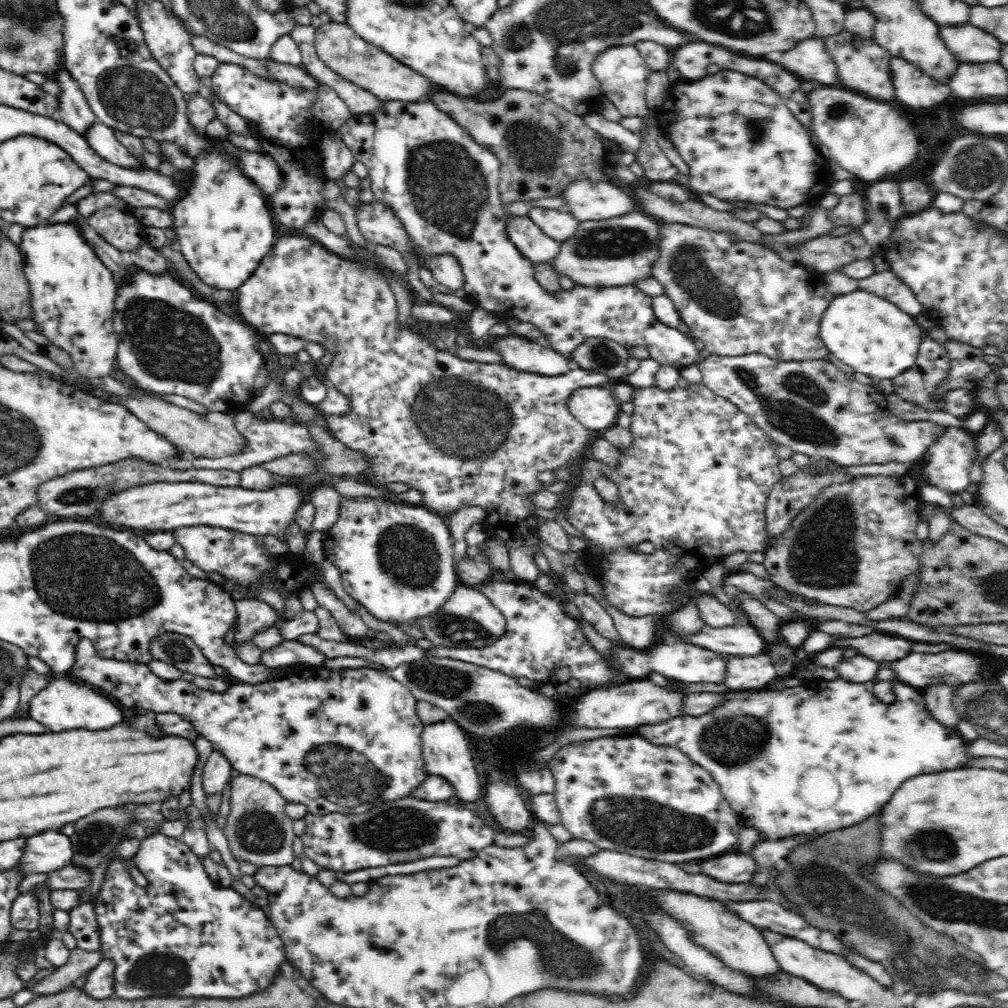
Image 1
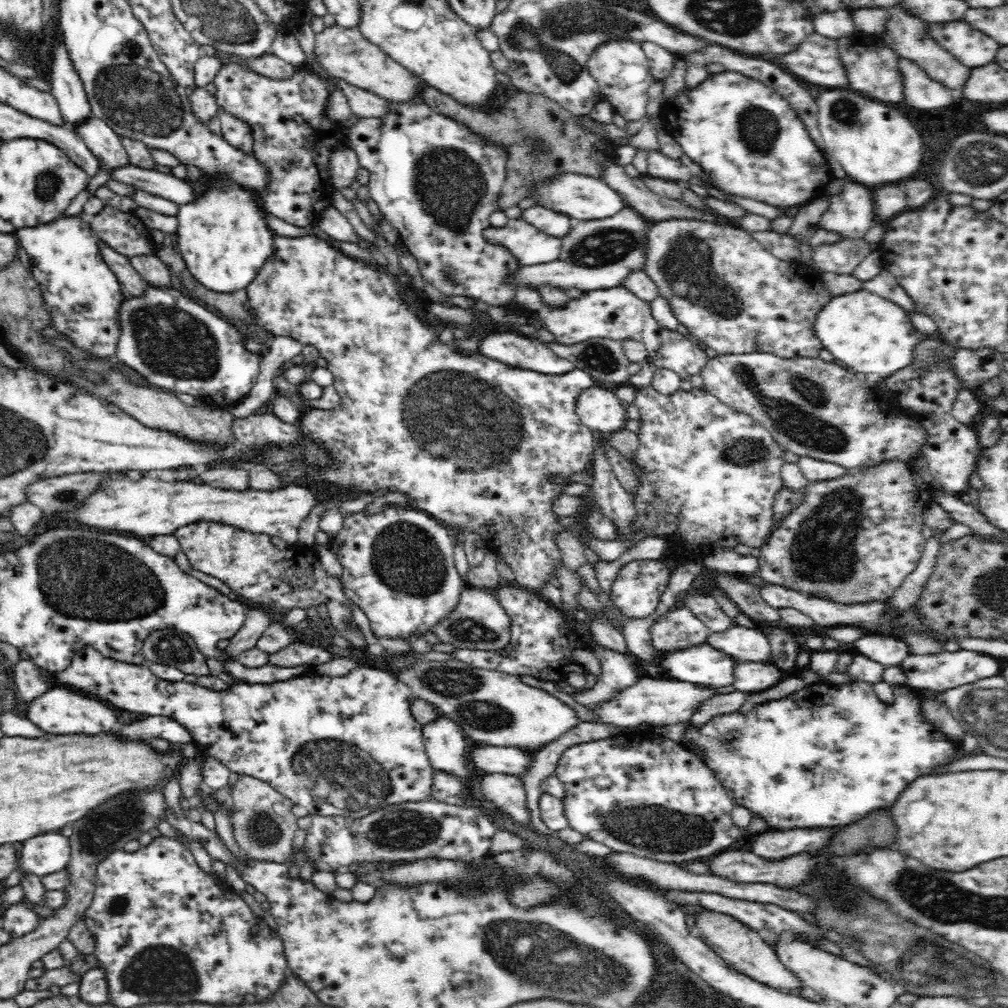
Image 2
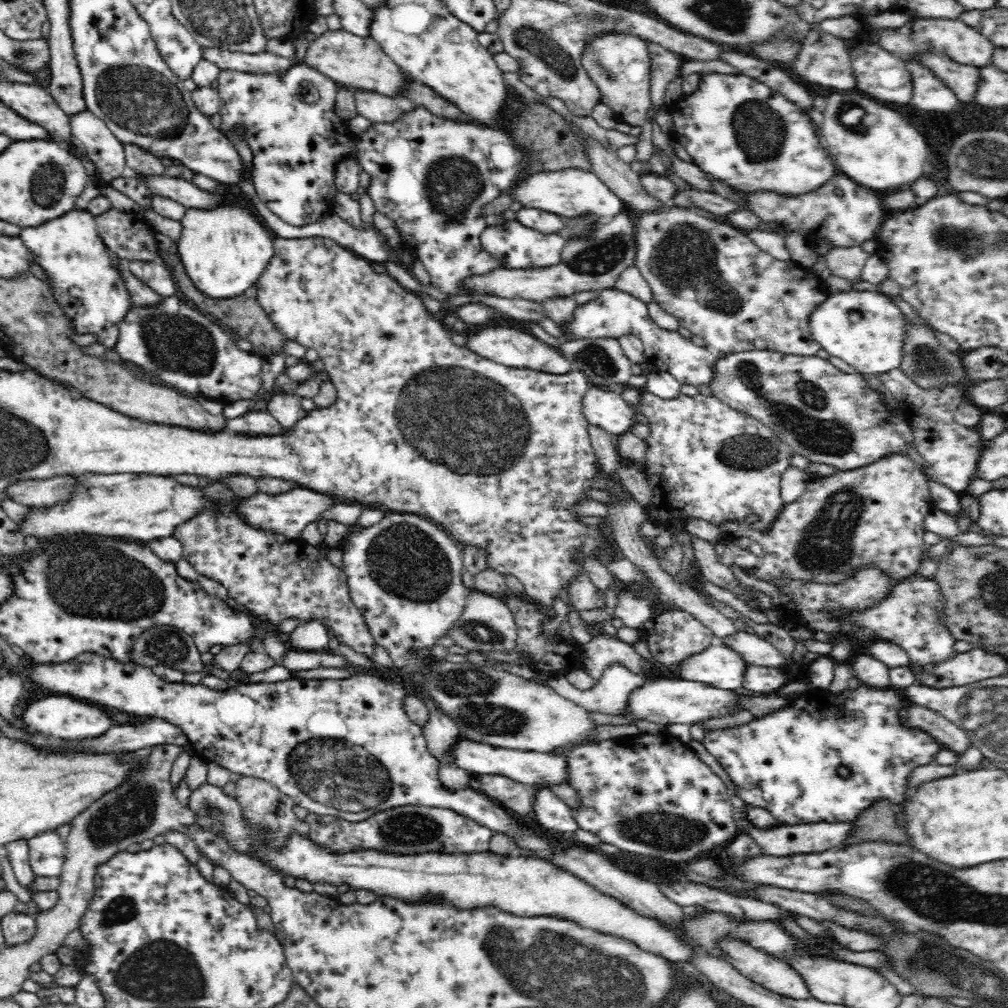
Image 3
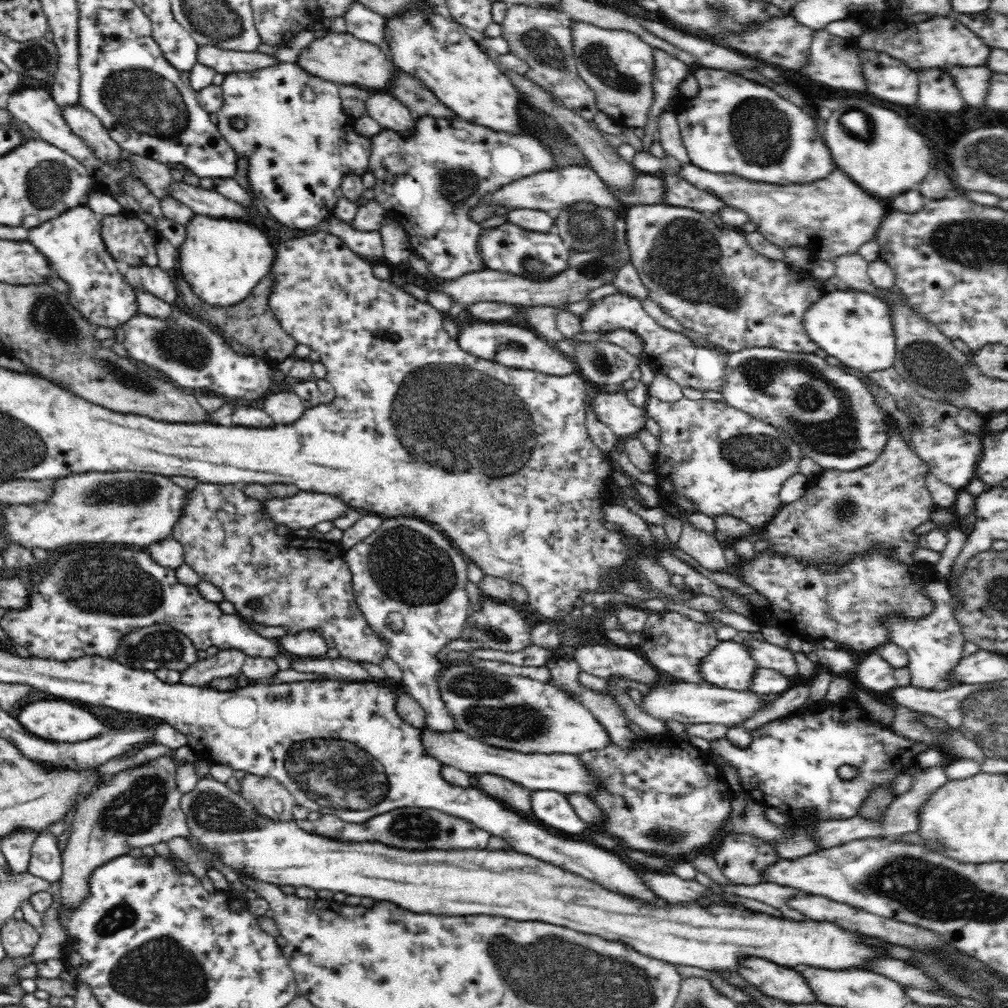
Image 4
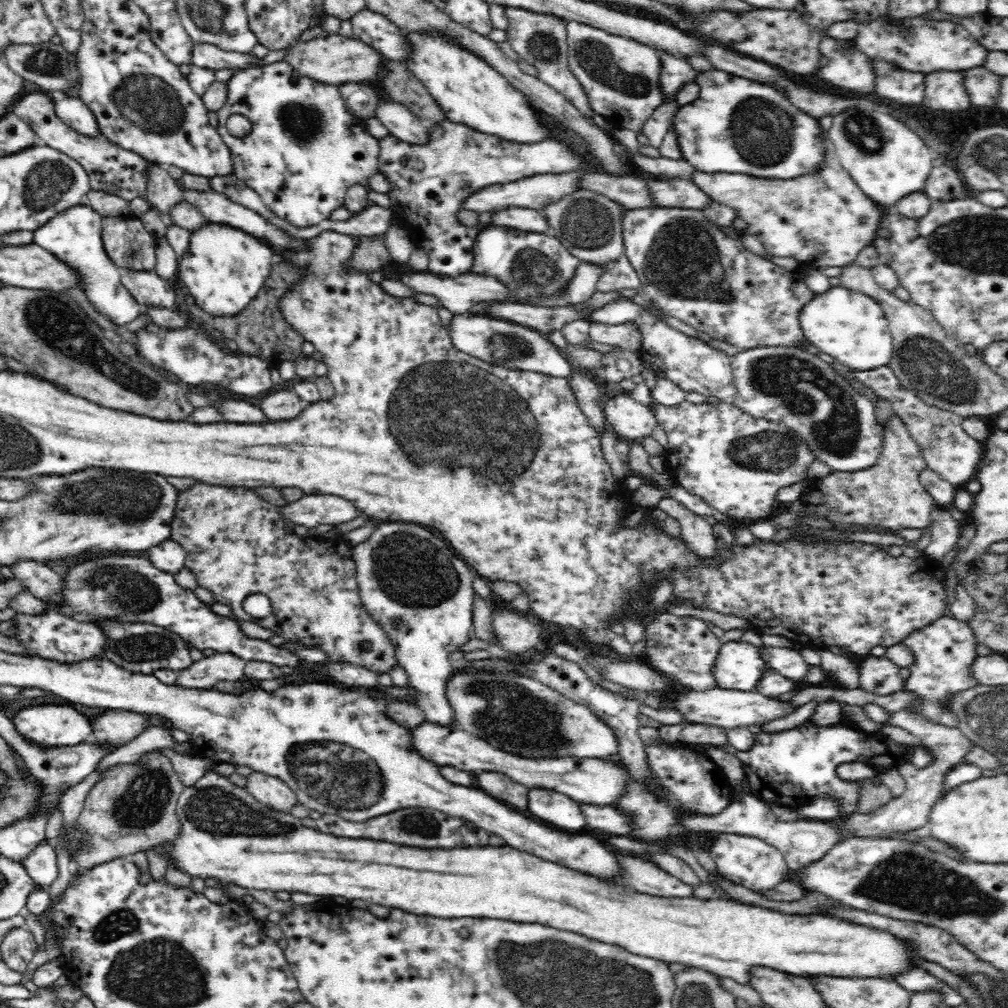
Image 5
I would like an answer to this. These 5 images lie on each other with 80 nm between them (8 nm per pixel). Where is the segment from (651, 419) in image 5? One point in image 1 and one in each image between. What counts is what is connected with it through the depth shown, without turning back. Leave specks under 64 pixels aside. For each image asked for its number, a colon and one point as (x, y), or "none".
1: (596, 408)
2: (600, 409)
3: (607, 409)
4: (624, 418)

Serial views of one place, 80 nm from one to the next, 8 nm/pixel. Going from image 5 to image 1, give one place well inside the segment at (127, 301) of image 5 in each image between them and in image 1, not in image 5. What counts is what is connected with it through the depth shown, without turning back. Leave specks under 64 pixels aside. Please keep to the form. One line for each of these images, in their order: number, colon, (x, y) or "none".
1: (74, 294)
2: (84, 296)
3: (89, 287)
4: (72, 243)

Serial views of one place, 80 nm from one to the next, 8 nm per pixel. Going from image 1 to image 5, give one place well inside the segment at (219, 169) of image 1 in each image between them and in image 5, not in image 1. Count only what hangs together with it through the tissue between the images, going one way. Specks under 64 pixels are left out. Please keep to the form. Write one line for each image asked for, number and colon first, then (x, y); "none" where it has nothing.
2: (224, 239)
3: (224, 251)
4: (222, 260)
5: (224, 268)

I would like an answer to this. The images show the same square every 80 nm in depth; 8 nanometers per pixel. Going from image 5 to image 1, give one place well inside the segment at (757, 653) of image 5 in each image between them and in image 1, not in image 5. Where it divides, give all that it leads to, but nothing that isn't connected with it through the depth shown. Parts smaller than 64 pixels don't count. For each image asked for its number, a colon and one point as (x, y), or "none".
1: (685, 662)
2: (706, 665)
3: (718, 665)
4: (730, 665)

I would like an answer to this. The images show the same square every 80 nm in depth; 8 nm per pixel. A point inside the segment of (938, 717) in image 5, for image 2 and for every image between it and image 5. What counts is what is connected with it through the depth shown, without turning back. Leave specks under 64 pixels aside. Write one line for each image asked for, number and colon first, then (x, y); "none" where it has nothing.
2: (877, 616)
3: (912, 616)
4: (935, 644)

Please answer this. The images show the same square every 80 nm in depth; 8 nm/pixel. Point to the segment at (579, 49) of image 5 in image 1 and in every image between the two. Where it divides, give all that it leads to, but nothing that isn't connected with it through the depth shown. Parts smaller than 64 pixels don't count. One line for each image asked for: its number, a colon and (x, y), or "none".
1: (622, 72)
2: (621, 68)
3: (619, 63)
4: (618, 66)

